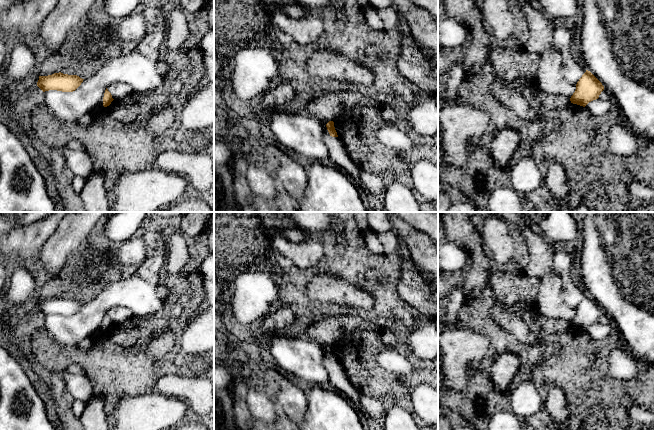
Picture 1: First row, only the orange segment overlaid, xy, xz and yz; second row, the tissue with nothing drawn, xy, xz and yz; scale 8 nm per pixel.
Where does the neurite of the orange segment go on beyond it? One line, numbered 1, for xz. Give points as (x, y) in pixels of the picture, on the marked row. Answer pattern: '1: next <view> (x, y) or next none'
1: next none

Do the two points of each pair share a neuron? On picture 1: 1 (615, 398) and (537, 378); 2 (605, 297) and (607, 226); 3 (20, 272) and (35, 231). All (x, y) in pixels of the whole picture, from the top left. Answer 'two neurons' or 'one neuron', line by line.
1: one neuron
2: one neuron
3: two neurons

